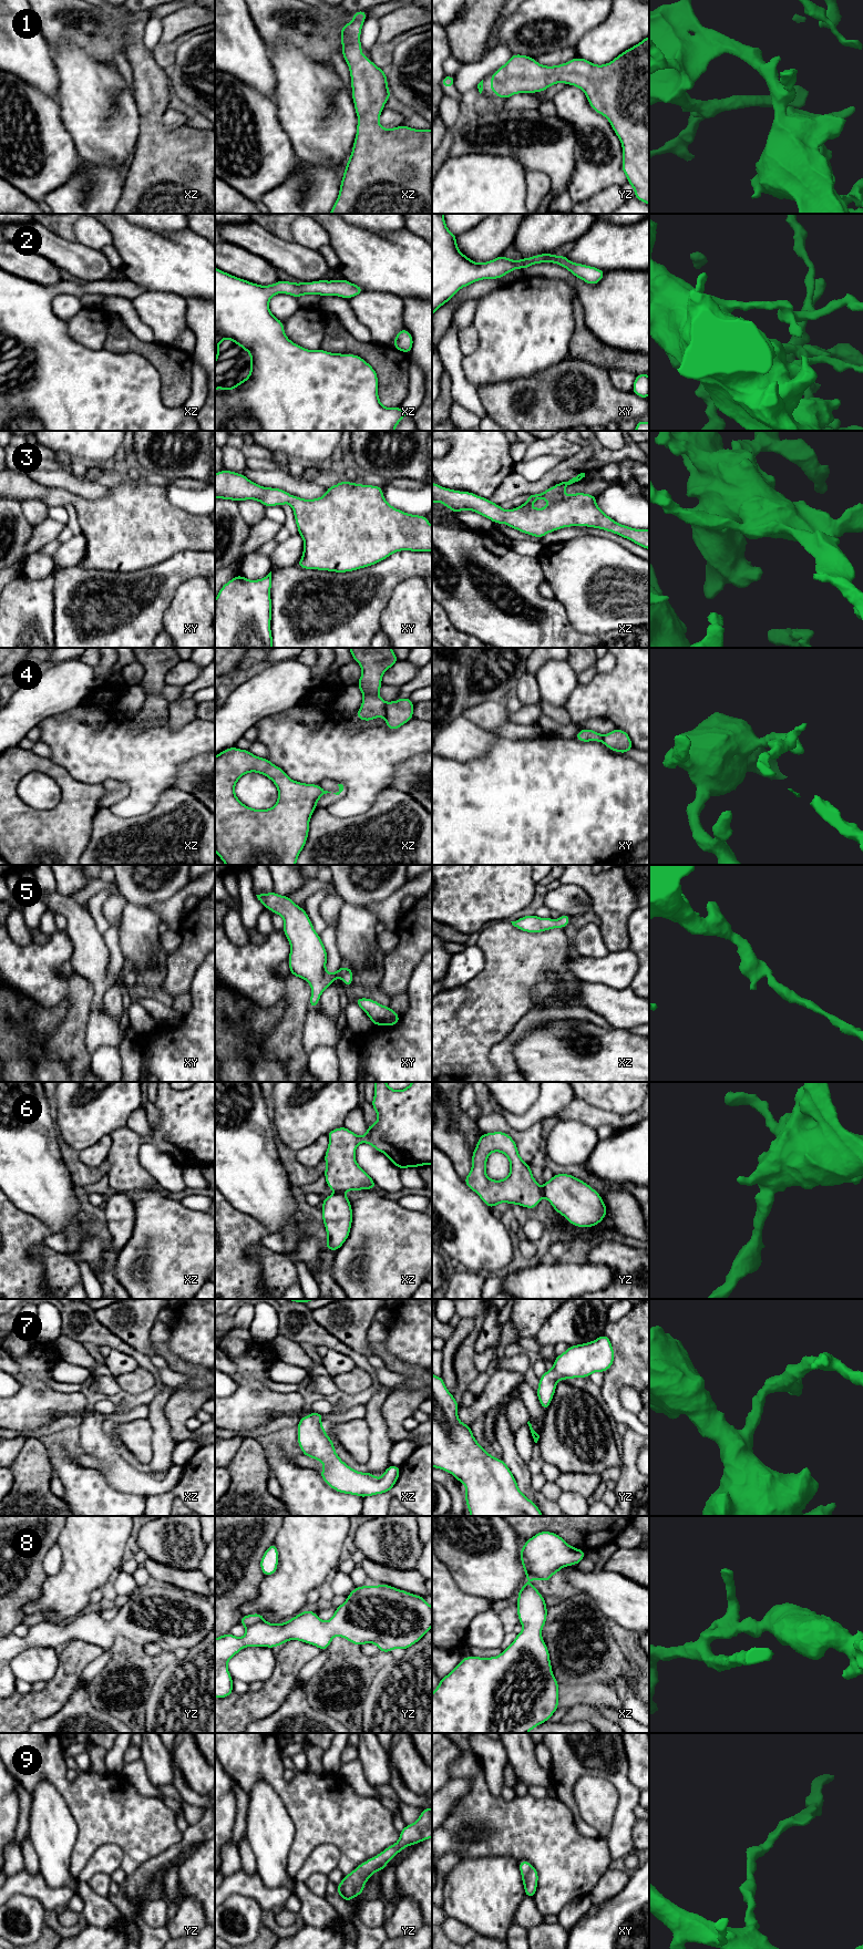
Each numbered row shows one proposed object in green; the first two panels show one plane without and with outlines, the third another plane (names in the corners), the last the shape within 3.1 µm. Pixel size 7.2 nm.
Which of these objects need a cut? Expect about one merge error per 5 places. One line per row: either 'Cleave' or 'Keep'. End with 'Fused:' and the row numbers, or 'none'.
1: Keep
2: Keep
3: Keep
4: Cleave
5: Keep
6: Keep
7: Keep
8: Keep
9: Keep
Fused: 4

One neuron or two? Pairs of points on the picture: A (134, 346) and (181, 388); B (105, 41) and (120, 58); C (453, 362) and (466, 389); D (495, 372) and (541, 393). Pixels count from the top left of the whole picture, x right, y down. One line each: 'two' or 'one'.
A: one
B: two
C: one
D: two

